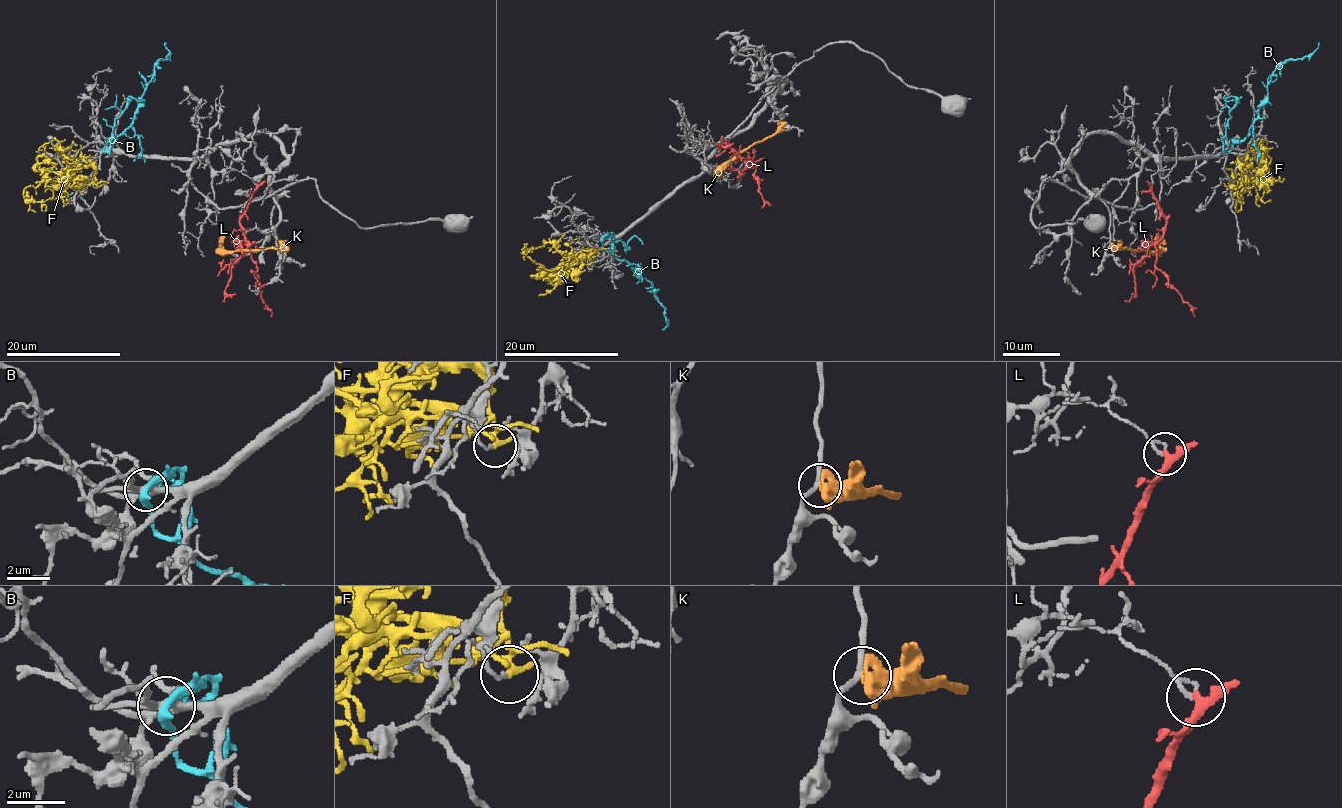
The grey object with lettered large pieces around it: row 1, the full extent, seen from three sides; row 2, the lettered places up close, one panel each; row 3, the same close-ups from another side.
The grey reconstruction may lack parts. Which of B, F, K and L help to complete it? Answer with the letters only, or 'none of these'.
none of these

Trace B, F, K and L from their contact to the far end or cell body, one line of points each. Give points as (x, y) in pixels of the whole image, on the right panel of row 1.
B: (1227, 151), (1242, 141), (1258, 117), (1273, 71), (1298, 58), (1308, 56), (1318, 42)
F: (1239, 187), (1250, 178), (1256, 182), (1263, 172), (1250, 187), (1246, 185), (1242, 190), (1235, 211)
K: (1110, 247), (1155, 251), (1156, 234)
L: (1150, 184), (1157, 207), (1166, 220), (1163, 235), (1155, 245), (1155, 265), (1165, 274), (1195, 317)

